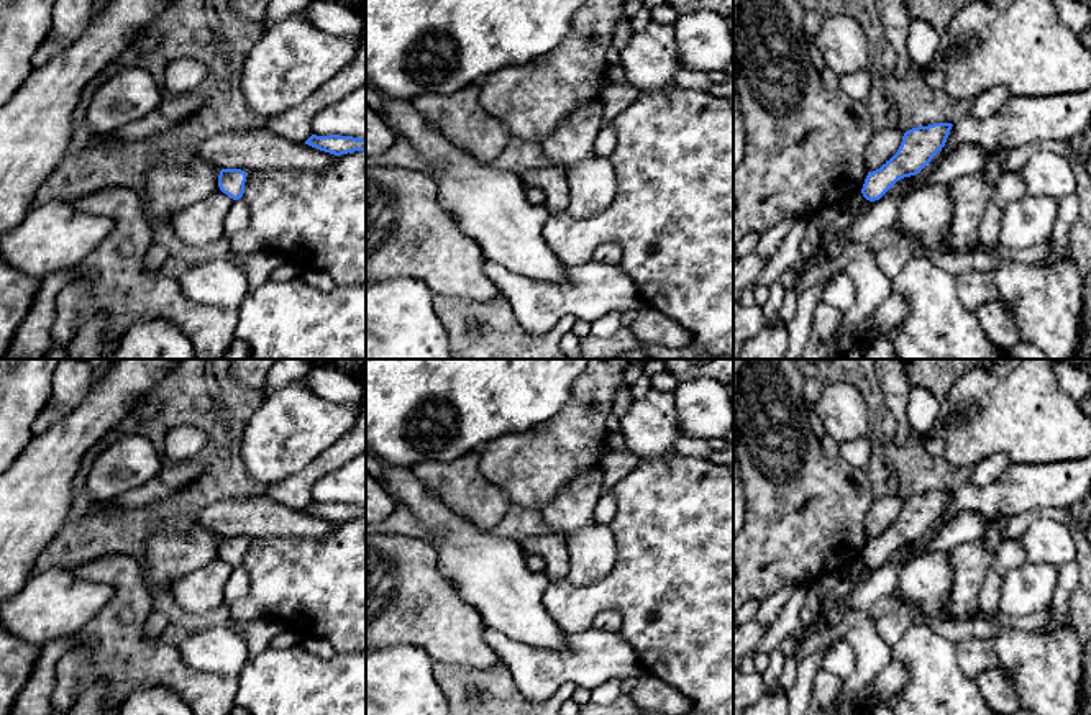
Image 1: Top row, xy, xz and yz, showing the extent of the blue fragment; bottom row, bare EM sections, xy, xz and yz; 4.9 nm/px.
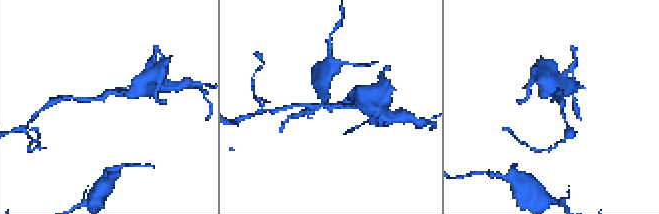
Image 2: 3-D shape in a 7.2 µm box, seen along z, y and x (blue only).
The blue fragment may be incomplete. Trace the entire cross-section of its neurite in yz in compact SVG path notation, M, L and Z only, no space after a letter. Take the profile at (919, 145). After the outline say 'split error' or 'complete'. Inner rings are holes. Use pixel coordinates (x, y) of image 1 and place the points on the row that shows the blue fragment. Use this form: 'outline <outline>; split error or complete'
outline M952 123L917 126L904 133L897 153L879 169L868 172L861 194L866 200L879 200L897 180L920 172L942 151Z; complete

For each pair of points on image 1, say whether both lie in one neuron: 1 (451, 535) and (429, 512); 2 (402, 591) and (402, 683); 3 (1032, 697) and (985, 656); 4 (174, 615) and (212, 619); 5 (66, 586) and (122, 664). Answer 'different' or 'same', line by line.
1: same
2: different
3: different
4: same
5: different

